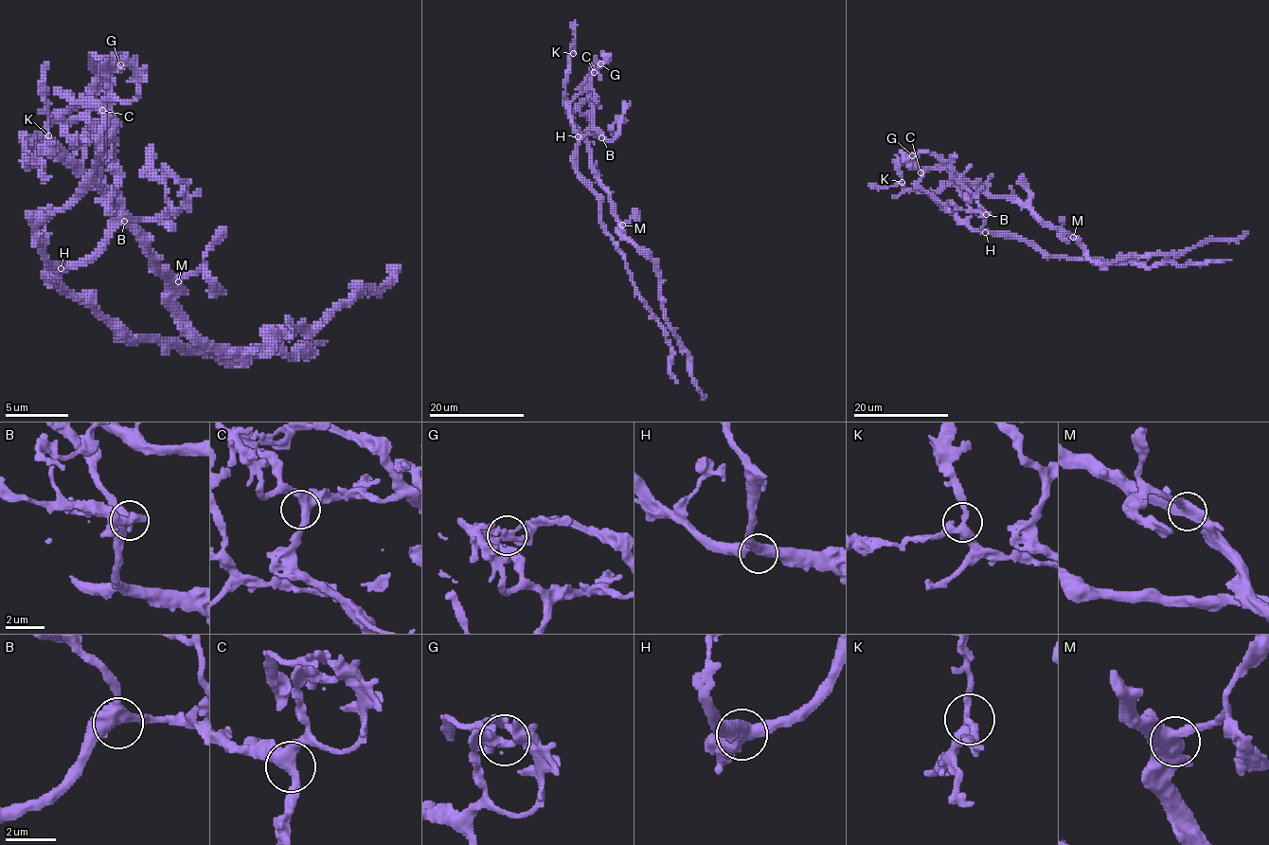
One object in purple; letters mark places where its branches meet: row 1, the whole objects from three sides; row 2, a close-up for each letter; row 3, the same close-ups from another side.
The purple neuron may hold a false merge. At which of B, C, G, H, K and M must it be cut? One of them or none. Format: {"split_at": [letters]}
{"split_at": ["G"]}

